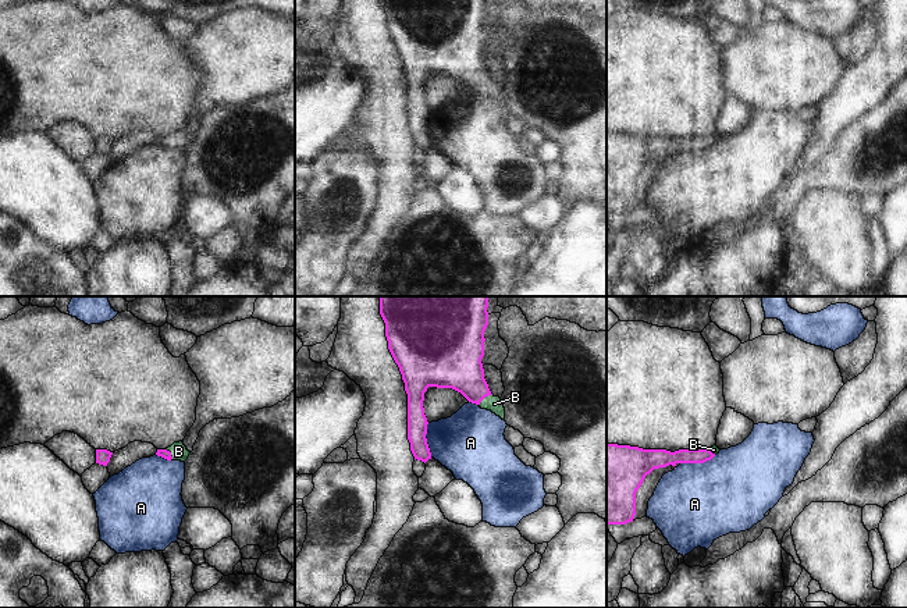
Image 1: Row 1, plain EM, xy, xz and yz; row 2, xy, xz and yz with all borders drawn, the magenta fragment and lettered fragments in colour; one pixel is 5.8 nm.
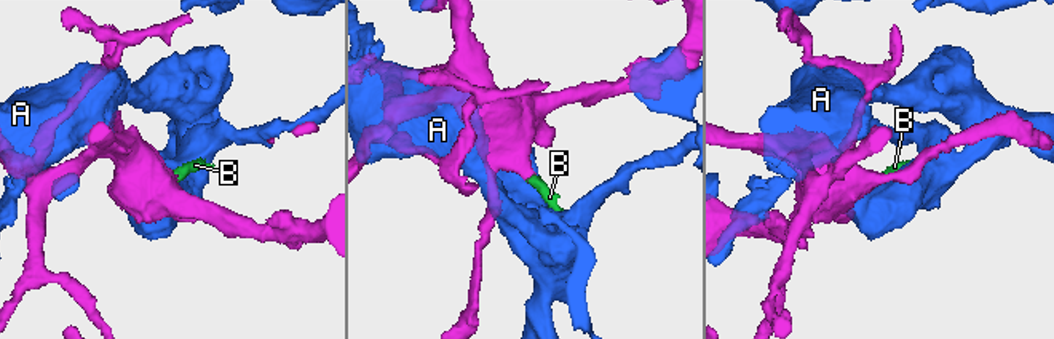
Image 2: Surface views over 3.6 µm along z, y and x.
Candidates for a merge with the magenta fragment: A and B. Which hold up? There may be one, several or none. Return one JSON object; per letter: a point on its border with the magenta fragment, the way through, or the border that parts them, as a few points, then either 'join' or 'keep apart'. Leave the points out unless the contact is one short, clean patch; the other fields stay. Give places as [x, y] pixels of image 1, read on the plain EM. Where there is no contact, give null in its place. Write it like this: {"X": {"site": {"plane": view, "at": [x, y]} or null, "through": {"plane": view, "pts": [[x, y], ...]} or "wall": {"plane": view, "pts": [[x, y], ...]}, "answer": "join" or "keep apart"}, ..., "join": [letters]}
{"A": {"site": {"plane": "yz", "at": [697, 150]}, "answer": "keep apart"}, "B": {"site": {"plane": "xz", "at": [484, 85]}, "through": {"plane": "xz", "pts": [[456, 52], [484, 85], [494, 92]]}, "answer": "join"}, "join": ["B"]}

